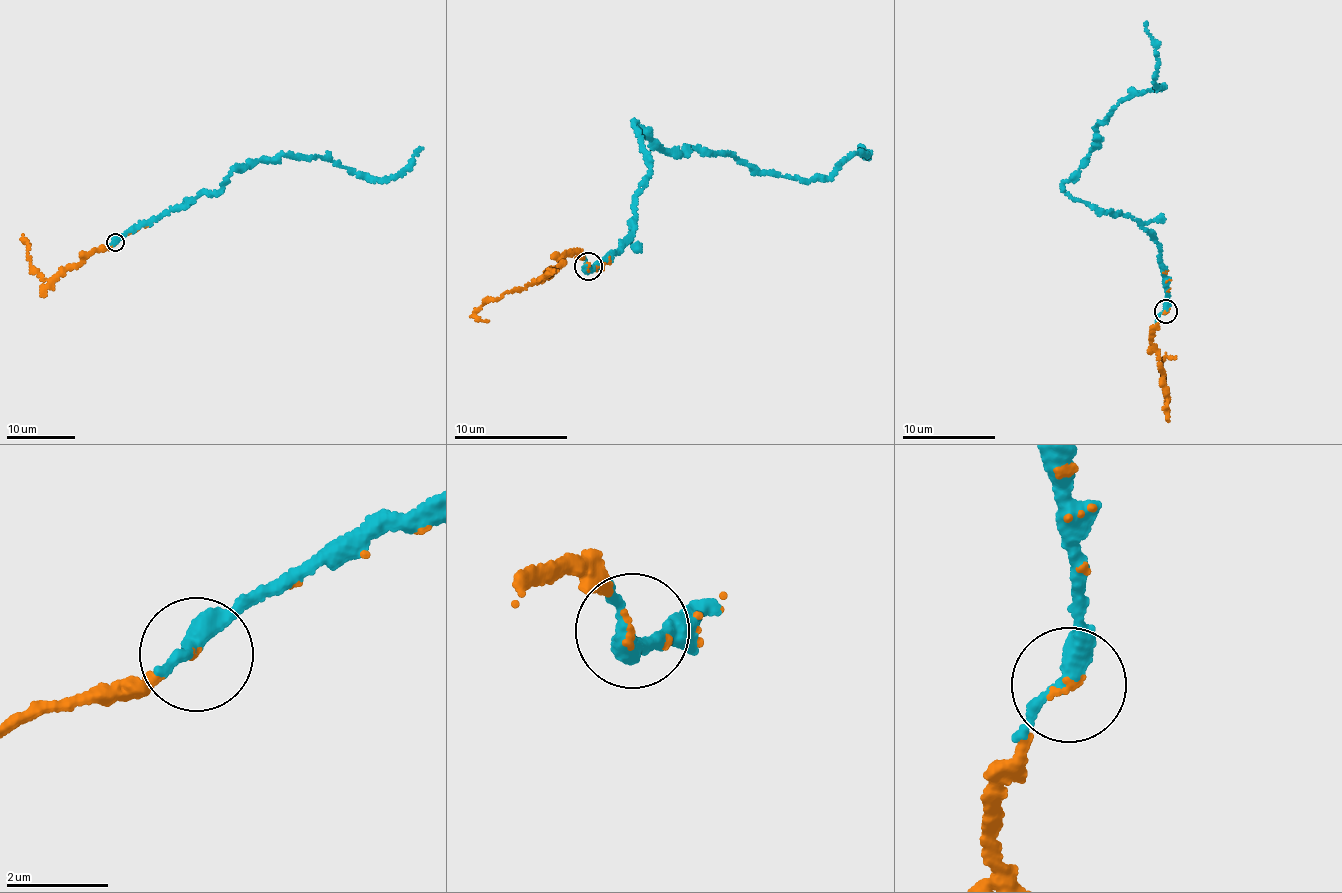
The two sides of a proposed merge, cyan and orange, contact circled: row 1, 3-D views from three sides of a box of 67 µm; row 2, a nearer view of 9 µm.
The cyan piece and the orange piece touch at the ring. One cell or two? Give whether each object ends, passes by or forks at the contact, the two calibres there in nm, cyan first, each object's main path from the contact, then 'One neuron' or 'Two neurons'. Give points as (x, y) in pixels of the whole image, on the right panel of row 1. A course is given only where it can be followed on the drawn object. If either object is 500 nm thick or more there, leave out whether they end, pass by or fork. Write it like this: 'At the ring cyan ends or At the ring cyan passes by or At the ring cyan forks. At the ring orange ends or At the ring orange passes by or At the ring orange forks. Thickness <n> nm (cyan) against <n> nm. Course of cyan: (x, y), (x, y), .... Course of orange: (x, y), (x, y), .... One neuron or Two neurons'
At the ring cyan passes by. At the ring orange ends. Thickness 320 nm (cyan) against 90 nm. Course of cyan: (1166, 311), (1148, 230), (1064, 186), (1100, 146), (1095, 126), (1163, 86), (1147, 21). Course of orange: (1166, 311), (1151, 335), (1167, 399), (1162, 360), (1167, 356), (1176, 358). One neuron

